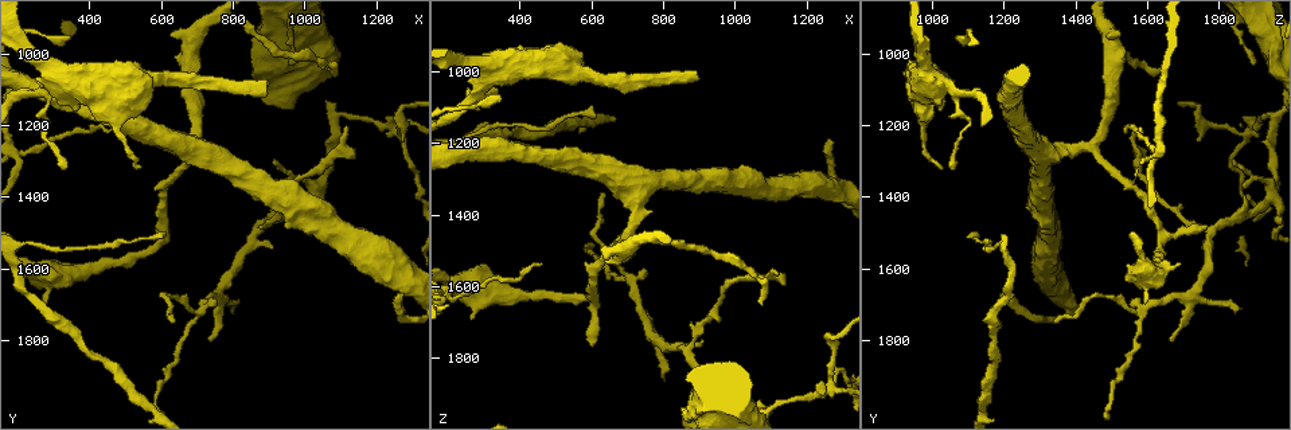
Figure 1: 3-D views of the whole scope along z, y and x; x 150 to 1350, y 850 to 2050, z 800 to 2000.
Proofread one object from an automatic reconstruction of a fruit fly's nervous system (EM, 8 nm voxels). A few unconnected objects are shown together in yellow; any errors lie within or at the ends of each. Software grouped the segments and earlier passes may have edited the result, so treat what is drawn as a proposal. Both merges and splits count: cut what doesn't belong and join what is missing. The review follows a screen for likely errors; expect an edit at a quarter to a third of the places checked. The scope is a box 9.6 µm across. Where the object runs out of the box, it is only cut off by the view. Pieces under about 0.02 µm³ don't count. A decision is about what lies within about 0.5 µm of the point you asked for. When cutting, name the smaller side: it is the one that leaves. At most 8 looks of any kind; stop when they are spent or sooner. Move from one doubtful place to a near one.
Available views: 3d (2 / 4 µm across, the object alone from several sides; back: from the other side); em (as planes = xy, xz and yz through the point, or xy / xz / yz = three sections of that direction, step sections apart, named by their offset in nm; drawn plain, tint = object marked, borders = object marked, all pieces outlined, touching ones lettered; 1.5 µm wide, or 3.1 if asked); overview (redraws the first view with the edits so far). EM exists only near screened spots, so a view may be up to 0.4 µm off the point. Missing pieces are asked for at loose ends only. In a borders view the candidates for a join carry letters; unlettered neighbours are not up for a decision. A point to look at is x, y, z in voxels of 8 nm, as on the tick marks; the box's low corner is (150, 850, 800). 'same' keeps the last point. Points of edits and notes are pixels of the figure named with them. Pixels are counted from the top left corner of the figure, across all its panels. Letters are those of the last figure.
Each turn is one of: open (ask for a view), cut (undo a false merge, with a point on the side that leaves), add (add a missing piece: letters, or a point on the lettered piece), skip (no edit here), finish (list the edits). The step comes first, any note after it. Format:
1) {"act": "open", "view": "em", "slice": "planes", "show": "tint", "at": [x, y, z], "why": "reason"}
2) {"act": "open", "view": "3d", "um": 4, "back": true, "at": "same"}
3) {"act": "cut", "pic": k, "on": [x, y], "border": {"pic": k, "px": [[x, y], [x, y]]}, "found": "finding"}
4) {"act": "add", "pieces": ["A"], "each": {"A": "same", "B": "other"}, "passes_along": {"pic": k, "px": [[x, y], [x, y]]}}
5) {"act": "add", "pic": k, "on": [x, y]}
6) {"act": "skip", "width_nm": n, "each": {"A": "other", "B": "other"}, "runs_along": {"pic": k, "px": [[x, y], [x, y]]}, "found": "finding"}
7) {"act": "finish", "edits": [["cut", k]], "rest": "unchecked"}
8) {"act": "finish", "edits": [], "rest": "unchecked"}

{"act": "open", "view": "3d", "um": 4, "at": [1110, 1170, 1930], "why": "sharp bend"}

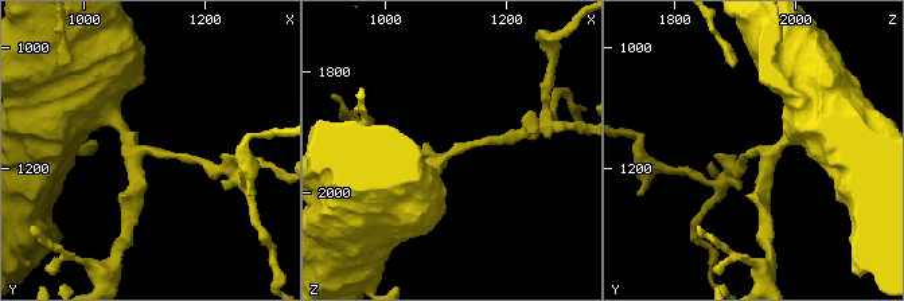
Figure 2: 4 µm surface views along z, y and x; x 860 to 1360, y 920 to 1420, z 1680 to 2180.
{"act": "open", "view": "em", "slice": "planes", "show": "borders", "at": [1110, 1170, 1935], "why": "need the tissue"}

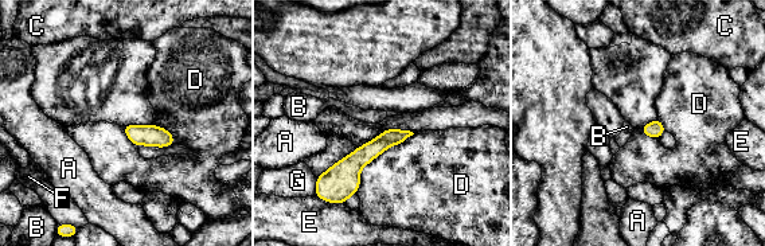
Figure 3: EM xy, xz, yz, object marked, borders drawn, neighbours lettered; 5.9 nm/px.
{"act": "skip", "longest_contact_nm": ["D", 500], "each": {"A": "other", "B": "other", "C": "other", "D": "other", "E": "other", "F": "other", "G": "other"}, "runs_along": {"pic": 3, "px": [[406, 133], [382, 141], [319, 192]]}, "found": "continuous, no second neuron"}

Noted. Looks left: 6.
{"act": "open", "view": "3d", "um": 2, "at": [870, 1490, 1790], "why": "three-way junction"}

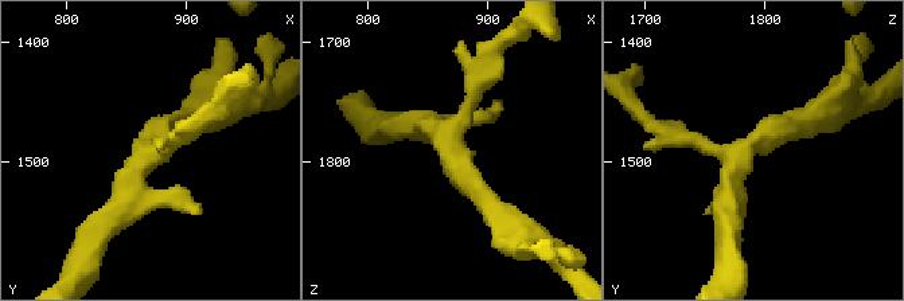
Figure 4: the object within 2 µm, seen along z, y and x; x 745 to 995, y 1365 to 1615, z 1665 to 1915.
{"act": "open", "view": "em", "slice": "planes", "show": "borders", "at": [868, 1496, 1782], "arms": 3}

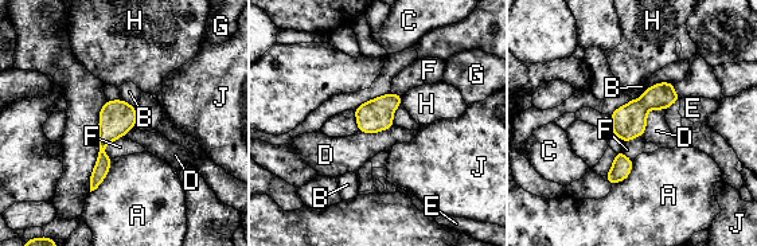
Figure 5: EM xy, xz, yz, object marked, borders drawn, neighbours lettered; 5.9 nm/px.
{"act": "skip", "each": {"A": "other", "B": "other", "C": "other", "D": "other", "E": "other", "F": "other", "G": "other", "H": "other", "J": "other"}, "found": "continuous, no second neuron"}

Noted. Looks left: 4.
{"act": "open", "view": "3d", "um": 2, "at": [1070, 1030, 1650], "why": "tapers out"}

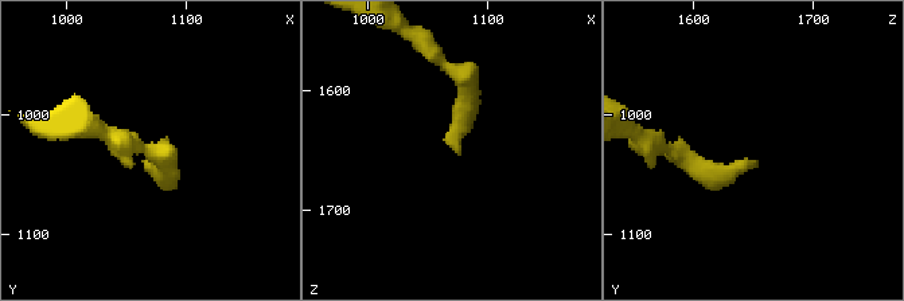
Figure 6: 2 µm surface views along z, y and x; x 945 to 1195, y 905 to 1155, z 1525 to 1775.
{"act": "open", "view": "em", "slice": "xy", "step": 4, "show": "tint", "at": [1072, 1038, 1650], "why": "shape alone is not enough"}

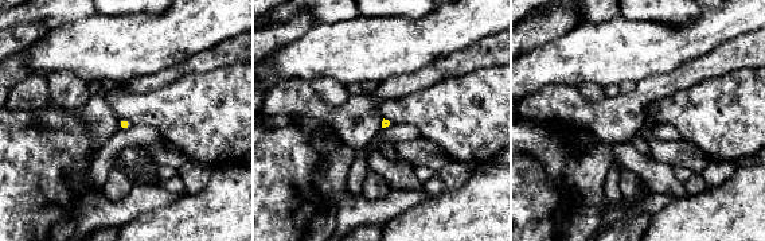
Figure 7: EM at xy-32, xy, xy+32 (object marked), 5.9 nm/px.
{"act": "open", "view": "em", "slice": "planes", "show": "borders", "at": "same"}

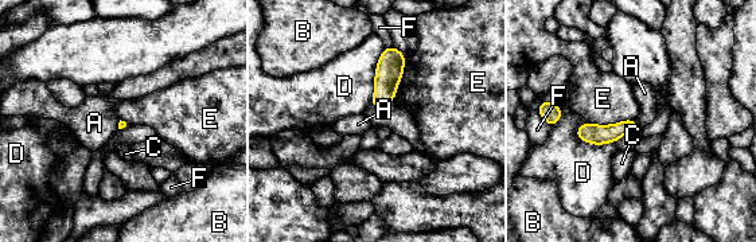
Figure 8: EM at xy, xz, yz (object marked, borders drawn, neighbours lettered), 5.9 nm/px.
{"act": "skip", "each": {"A": "other", "B": "other", "C": "other", "D": "other", "E": "other", "F": "other"}, "border": {"pic": 8, "px": [[635, 120], [638, 128]]}, "found": "no lettered piece goes on from it"}

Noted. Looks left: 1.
{"act": "finish", "edits": [], "rest": "unchecked"}

